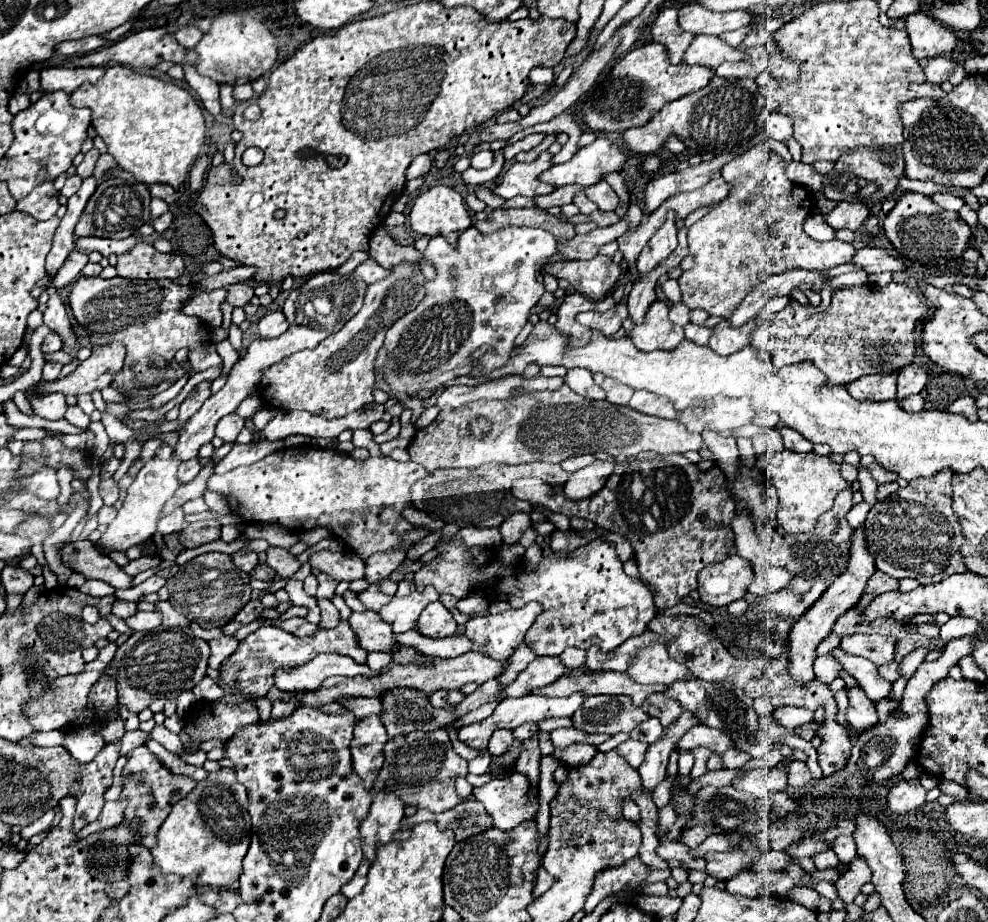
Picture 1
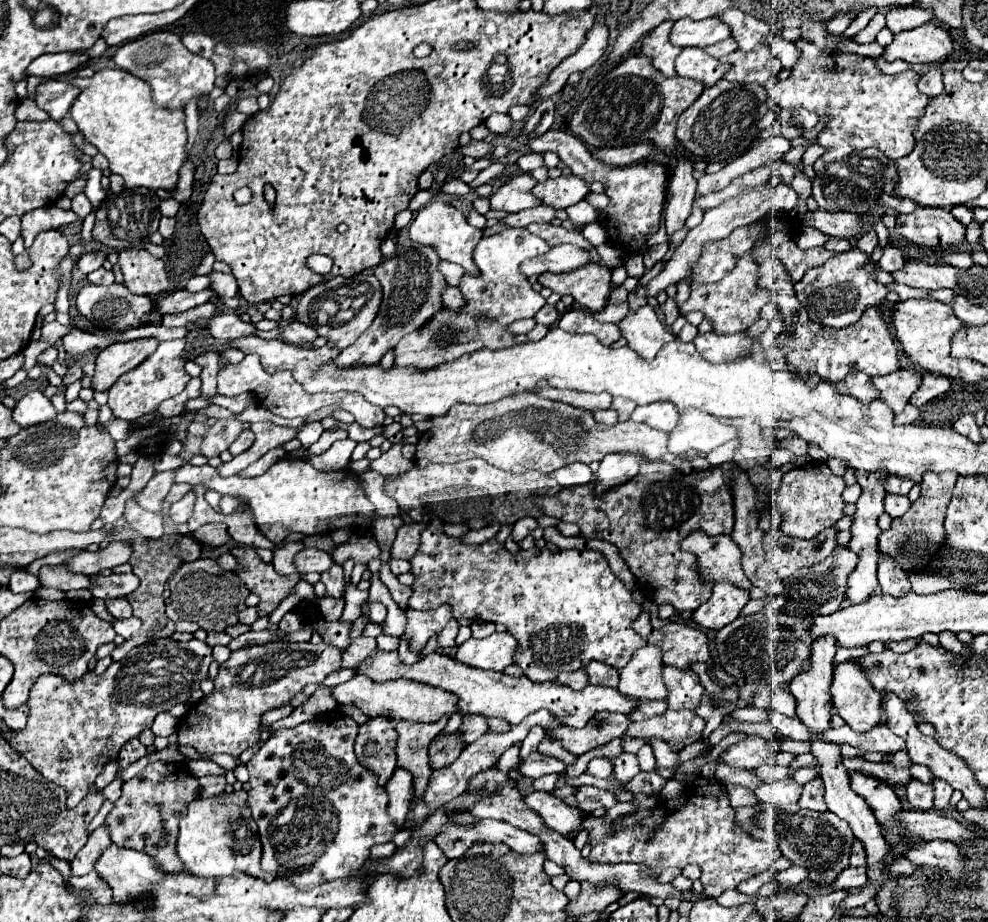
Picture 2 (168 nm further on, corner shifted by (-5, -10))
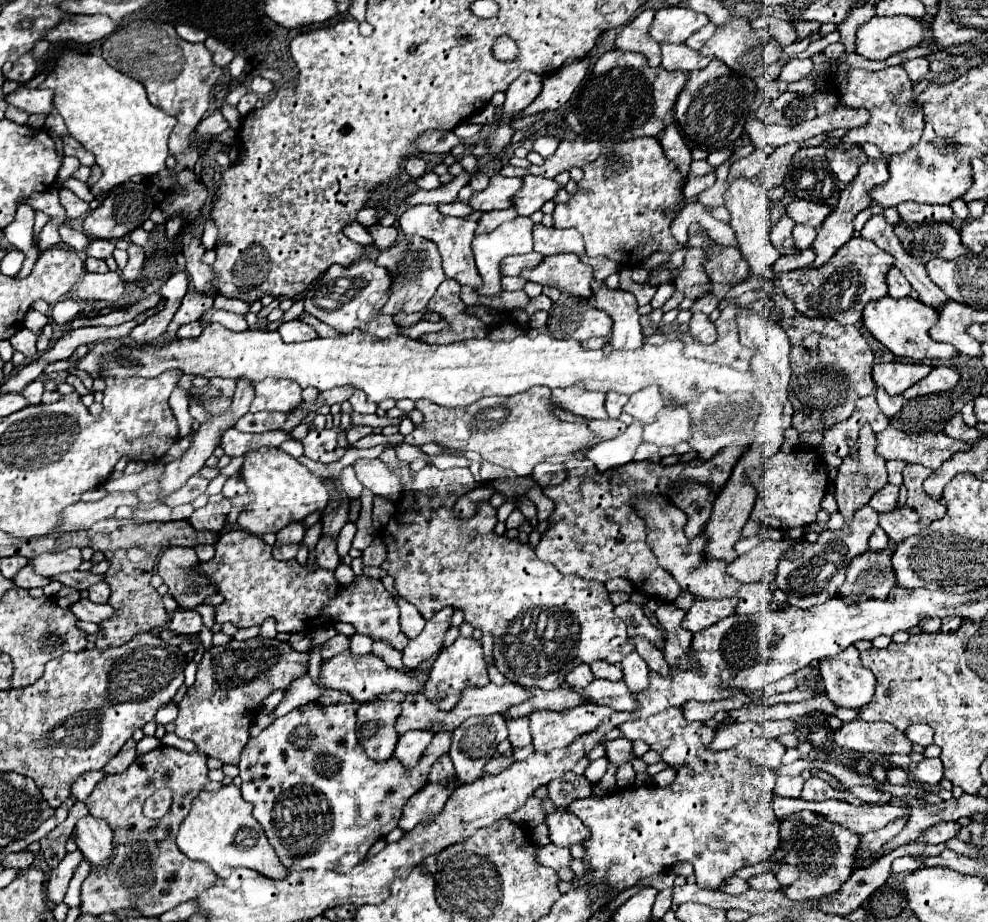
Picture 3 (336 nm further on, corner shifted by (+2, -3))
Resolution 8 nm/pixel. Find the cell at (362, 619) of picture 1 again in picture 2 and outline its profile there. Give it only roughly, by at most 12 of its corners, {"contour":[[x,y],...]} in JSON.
{"contour":[[353,638],[341,656],[343,668],[355,668],[373,650],[375,638]]}

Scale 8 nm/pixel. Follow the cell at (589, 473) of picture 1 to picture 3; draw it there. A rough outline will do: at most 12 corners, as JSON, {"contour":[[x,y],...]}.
{"contour":[[642,425],[586,451],[598,471],[634,461],[642,443]]}

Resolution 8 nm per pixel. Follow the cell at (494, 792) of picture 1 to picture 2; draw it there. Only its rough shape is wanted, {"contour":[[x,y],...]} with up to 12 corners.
{"contour":[[549,792],[523,800],[551,830],[569,836],[581,812]]}

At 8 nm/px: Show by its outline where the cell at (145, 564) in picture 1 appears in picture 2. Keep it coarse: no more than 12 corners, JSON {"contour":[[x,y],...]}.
{"contour":[[135,574],[93,576],[95,598],[121,598],[137,588]]}

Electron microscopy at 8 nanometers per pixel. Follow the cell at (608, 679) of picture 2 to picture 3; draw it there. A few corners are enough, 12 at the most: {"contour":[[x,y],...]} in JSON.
{"contour":[[606,661],[590,663],[598,679],[620,681],[622,671]]}

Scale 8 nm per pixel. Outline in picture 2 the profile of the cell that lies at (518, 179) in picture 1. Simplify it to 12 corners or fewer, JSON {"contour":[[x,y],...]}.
{"contour":[[529,174],[511,178],[491,196],[491,210],[521,212],[539,206]]}

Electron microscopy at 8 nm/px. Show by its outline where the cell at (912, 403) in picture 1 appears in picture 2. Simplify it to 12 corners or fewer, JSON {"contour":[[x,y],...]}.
{"contour":[[907,404],[895,414],[897,424],[913,424],[919,416],[915,406]]}

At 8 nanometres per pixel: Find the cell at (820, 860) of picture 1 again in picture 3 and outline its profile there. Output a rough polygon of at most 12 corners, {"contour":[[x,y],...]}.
{"contour":[[766,871],[748,883],[752,889],[778,891],[776,873]]}

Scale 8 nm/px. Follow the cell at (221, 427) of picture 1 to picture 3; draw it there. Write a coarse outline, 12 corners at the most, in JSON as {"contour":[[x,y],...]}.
{"contour":[[228,429],[220,447],[238,457],[260,447],[278,447],[288,441],[284,431],[242,433]]}

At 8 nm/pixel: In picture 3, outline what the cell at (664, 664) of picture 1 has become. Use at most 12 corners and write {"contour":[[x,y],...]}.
{"contour":[[636,651],[620,665],[634,695],[648,687],[650,669]]}

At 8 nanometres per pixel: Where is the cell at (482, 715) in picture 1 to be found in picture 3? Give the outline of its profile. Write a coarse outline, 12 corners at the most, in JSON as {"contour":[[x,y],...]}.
{"contour":[[312,701],[240,757],[280,855],[354,868],[450,751],[378,763],[356,703]]}

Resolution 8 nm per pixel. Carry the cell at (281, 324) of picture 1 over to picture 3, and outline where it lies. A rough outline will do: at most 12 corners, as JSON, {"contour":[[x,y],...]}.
{"contour":[[300,319],[282,323],[278,333],[286,343],[316,339],[316,331]]}

